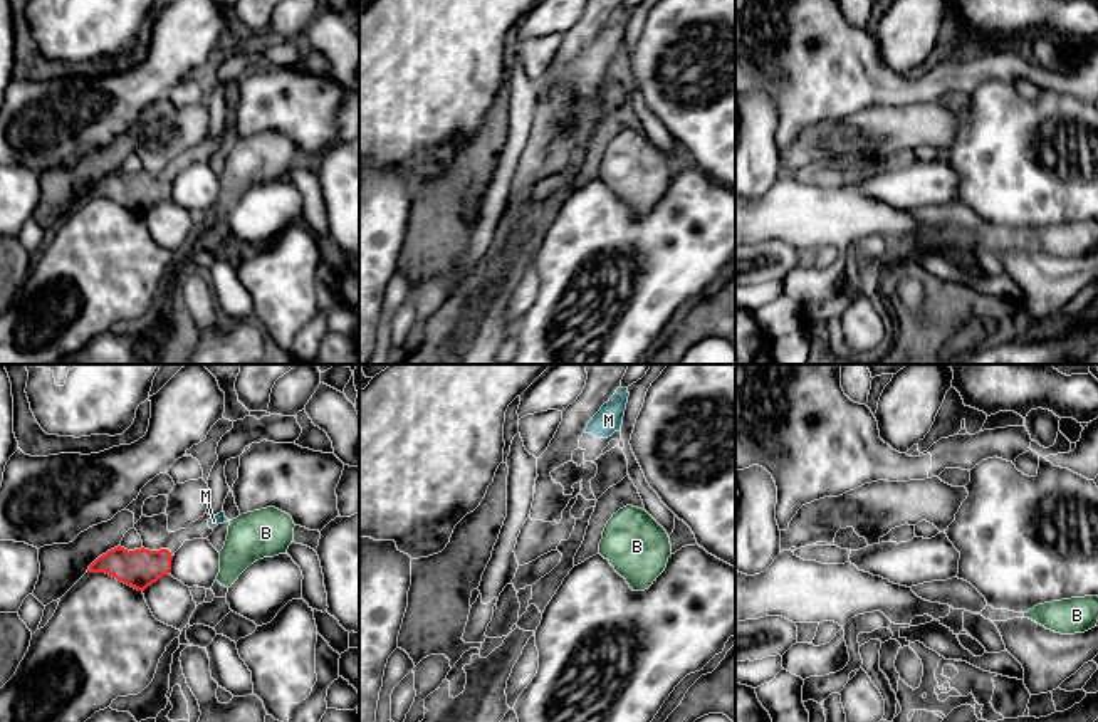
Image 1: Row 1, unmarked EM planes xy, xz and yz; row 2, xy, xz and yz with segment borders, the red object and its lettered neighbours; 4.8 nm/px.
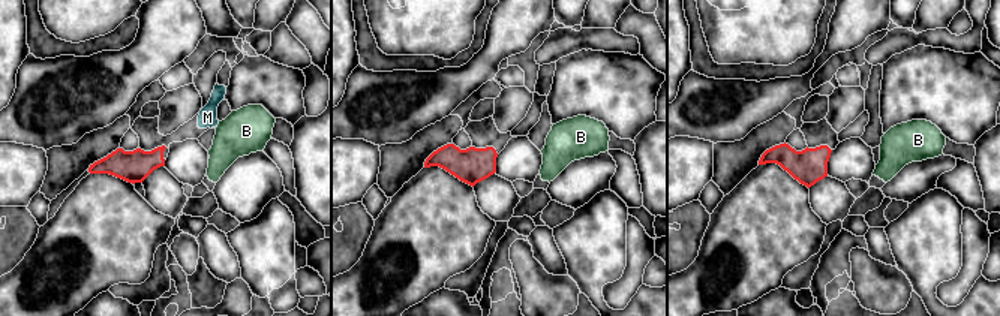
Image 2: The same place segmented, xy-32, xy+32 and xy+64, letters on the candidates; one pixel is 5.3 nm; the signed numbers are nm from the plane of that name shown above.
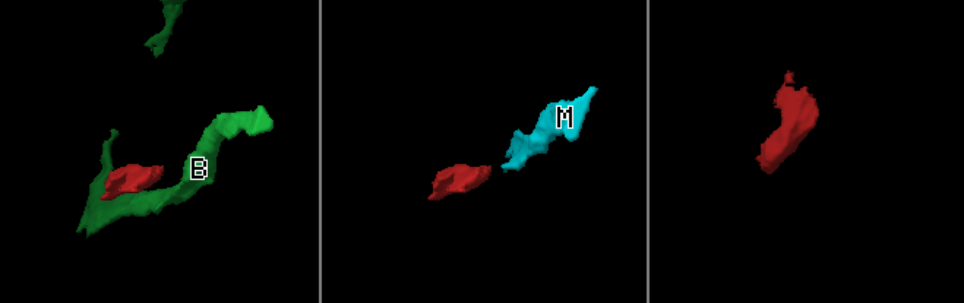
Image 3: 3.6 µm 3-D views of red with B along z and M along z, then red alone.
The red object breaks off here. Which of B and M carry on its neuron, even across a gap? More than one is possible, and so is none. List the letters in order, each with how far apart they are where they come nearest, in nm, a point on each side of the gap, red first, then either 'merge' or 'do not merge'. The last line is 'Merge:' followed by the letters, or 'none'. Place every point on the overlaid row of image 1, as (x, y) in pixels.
B: 220 nm apart; from red across xy (170, 570), (217, 576); do not merge
M: 220 nm apart; from red across xy (170, 553), (209, 526); merge
Merge: M

